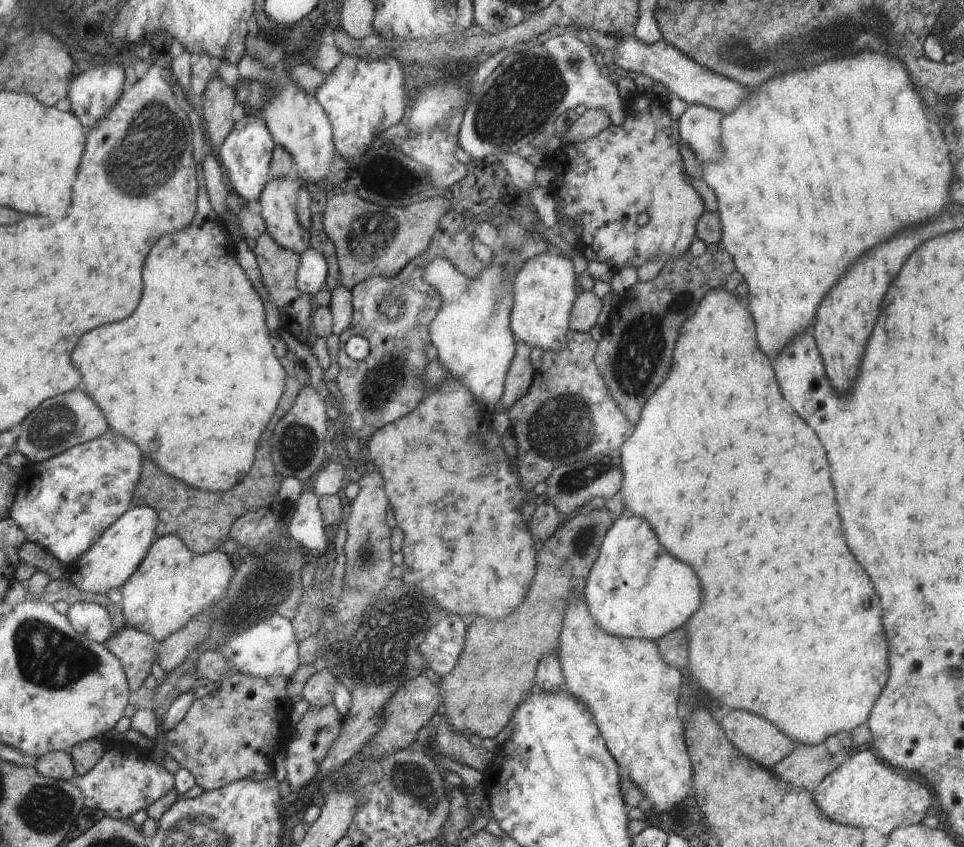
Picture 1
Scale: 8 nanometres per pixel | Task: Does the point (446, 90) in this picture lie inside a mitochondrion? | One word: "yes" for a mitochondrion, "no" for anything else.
yes

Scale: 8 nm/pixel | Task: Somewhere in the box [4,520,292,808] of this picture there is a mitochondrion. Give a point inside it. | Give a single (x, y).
(46, 657)

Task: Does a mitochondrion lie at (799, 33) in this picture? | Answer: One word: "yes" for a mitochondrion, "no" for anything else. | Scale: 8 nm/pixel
yes

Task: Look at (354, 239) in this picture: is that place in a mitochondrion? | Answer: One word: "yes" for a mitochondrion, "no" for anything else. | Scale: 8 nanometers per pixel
yes

